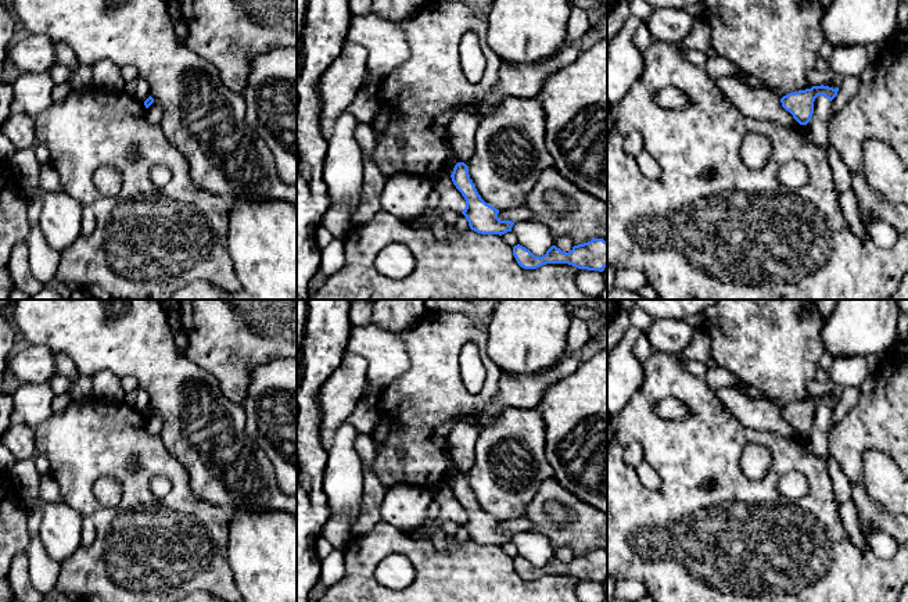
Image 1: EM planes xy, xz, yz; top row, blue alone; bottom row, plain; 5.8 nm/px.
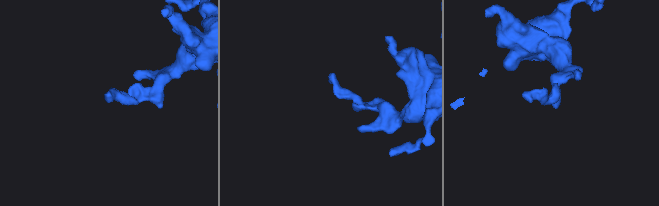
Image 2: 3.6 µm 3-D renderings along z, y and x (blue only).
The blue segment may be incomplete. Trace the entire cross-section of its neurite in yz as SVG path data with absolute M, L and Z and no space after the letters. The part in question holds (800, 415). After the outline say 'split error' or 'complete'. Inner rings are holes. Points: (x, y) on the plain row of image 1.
M812 397L811 399L789 404L780 409L782 418L789 422L800 436L807 436L814 424L814 412L818 406L825 406L832 412L837 406L839 398Z; complete

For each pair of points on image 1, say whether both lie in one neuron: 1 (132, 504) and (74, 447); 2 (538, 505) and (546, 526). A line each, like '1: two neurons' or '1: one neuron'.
1: one neuron
2: one neuron

